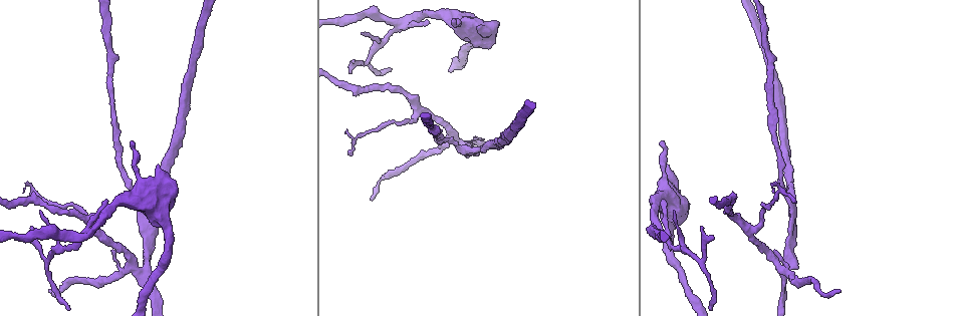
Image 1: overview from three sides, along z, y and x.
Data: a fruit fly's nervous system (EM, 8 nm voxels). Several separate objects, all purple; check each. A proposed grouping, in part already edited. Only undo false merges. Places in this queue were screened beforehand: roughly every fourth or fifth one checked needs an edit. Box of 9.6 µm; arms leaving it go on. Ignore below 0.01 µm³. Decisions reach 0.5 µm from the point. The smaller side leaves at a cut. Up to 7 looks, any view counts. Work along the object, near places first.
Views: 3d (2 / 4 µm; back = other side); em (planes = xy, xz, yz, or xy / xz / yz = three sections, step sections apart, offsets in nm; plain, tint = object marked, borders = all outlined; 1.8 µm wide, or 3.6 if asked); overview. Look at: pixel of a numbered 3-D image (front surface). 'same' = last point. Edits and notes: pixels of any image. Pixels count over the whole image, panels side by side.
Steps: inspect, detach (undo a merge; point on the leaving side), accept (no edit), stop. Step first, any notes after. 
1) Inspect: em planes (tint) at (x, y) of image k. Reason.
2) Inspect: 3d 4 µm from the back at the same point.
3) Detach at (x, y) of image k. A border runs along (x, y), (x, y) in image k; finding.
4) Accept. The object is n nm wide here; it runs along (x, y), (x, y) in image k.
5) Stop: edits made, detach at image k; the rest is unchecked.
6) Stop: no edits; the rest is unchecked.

Inspect: 3d 2 µm at (400, 22) of image 1.

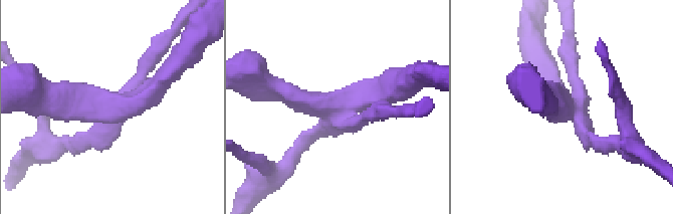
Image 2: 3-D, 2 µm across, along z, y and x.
Inspect: em planes (tint) at (114, 108) of image 2. 3 arms meet here; now the EM.

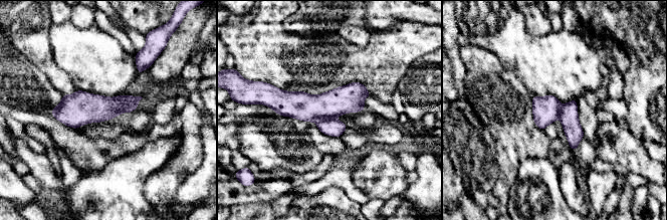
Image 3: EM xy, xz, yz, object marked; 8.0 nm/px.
Detach at (329, 127) of image 3. A border runs along (332, 117), (314, 121) in image 3; a second cell is stuck on.

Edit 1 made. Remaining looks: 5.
Inspect: overview. See it whole again.

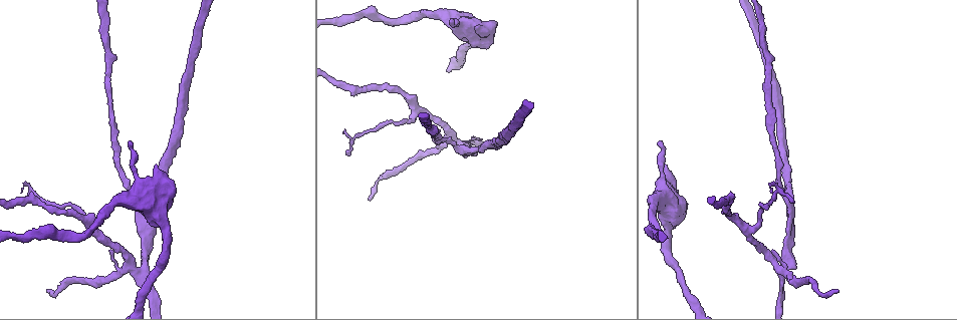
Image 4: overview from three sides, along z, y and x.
Inspect: 3d 4 µm at (145, 198) of image 4. Thick turns thin.

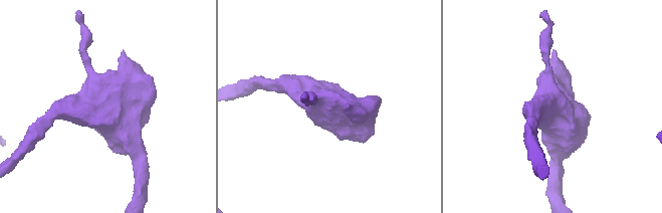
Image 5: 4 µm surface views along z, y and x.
Inspect: em 3.6 µm planes (tint) at (104, 104) of image 5. Now the EM.

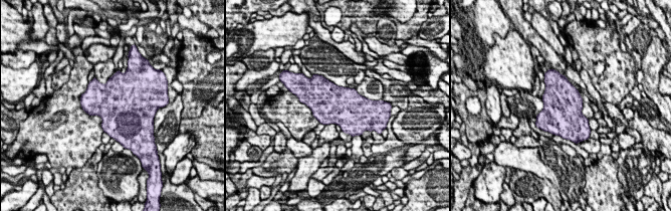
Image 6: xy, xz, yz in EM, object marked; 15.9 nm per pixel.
Accept. Continuous, no second cell.

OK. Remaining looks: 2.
Stop: edits made, detach at image 3; the rest is unchecked.

